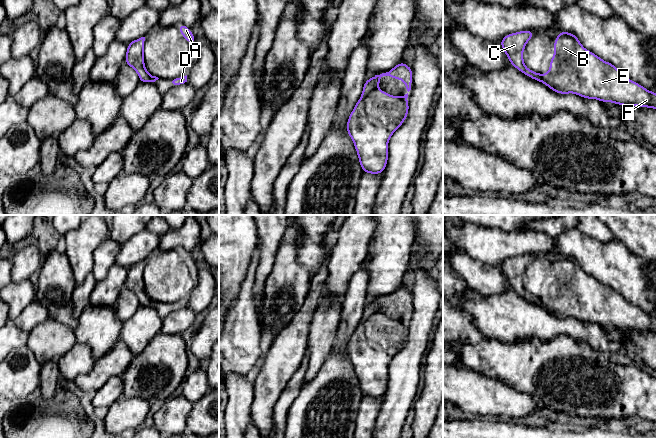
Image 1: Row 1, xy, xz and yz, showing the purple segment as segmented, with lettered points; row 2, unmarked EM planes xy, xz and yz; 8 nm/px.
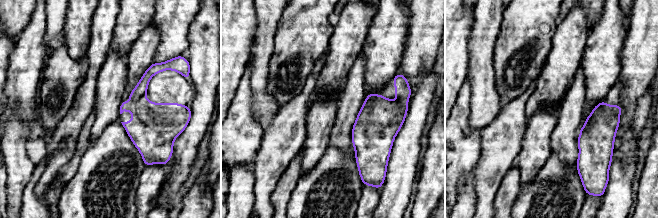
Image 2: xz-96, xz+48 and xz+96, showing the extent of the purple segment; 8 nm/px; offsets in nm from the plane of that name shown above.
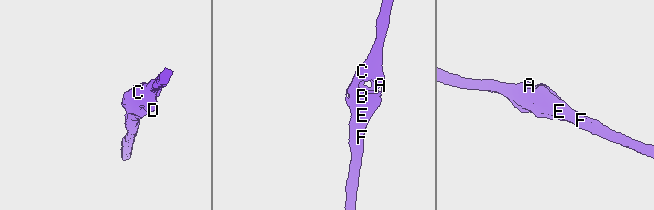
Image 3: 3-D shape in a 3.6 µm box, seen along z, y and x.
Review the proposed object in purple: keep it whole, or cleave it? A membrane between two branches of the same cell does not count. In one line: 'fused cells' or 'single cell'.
single cell

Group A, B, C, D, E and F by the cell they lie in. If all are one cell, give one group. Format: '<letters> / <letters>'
A B C D E F

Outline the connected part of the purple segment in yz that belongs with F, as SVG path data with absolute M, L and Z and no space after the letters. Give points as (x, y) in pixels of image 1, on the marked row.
M524 30L507 34L499 41L511 65L526 76L543 82L559 94L574 93L601 102L656 109L655 92L633 82L613 64L586 50L570 32L561 31L554 40L554 56L548 73L541 75L528 69L523 51L534 34Z

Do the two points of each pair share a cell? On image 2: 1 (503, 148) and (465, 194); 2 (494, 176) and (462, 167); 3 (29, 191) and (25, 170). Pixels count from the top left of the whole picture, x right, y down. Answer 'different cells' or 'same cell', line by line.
1: different cells
2: different cells
3: different cells

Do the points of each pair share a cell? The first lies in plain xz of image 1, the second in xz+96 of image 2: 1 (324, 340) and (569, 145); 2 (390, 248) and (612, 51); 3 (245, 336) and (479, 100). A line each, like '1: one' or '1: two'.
1: two
2: one
3: two

